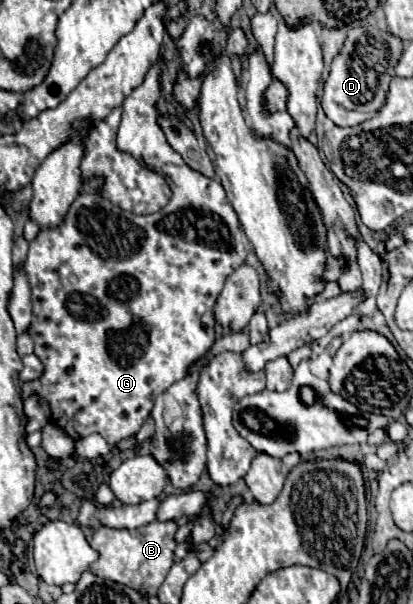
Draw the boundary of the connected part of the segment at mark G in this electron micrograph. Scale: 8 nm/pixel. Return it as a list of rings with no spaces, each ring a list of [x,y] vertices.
[[[159,58],[151,66],[151,70],[147,72],[143,84],[139,88],[135,88],[131,92],[131,96],[123,102],[123,118],[121,118],[119,134],[117,134],[119,150],[129,152],[139,162],[145,162],[145,166],[149,166],[149,168],[153,168],[161,174],[167,174],[173,180],[173,198],[161,210],[161,222],[159,222],[159,216],[155,218],[155,214],[135,216],[131,212],[117,212],[117,206],[113,206],[109,200],[99,196],[97,188],[99,188],[101,180],[93,178],[87,184],[83,184],[79,198],[73,202],[73,206],[71,206],[71,210],[65,218],[65,224],[61,228],[55,228],[55,230],[41,230],[39,236],[29,244],[29,256],[27,256],[25,266],[23,266],[23,272],[25,272],[25,276],[29,280],[29,286],[31,286],[31,302],[33,302],[33,322],[31,322],[29,330],[31,330],[31,338],[35,342],[35,354],[39,356],[39,360],[43,360],[43,368],[45,368],[41,378],[37,378],[33,382],[27,382],[23,386],[23,398],[29,396],[31,392],[43,396],[47,400],[49,408],[51,408],[53,422],[57,426],[61,426],[73,440],[79,440],[79,438],[89,436],[93,432],[99,432],[107,440],[109,446],[115,446],[117,442],[121,442],[125,438],[131,438],[139,432],[139,428],[145,424],[145,420],[151,414],[153,400],[157,398],[157,394],[167,390],[167,386],[171,386],[173,382],[181,380],[187,374],[189,364],[193,360],[201,358],[207,352],[207,348],[213,346],[213,342],[215,342],[215,314],[213,314],[213,310],[215,310],[215,302],[219,298],[219,290],[223,290],[223,282],[241,264],[245,264],[245,258],[247,258],[247,238],[243,236],[243,230],[239,226],[235,210],[231,210],[231,206],[227,202],[227,194],[225,194],[223,186],[219,186],[217,180],[211,180],[211,178],[191,170],[183,162],[181,154],[171,150],[167,138],[163,138],[163,130],[159,130],[157,104],[161,100],[161,74],[163,72],[165,72],[165,62]]]

